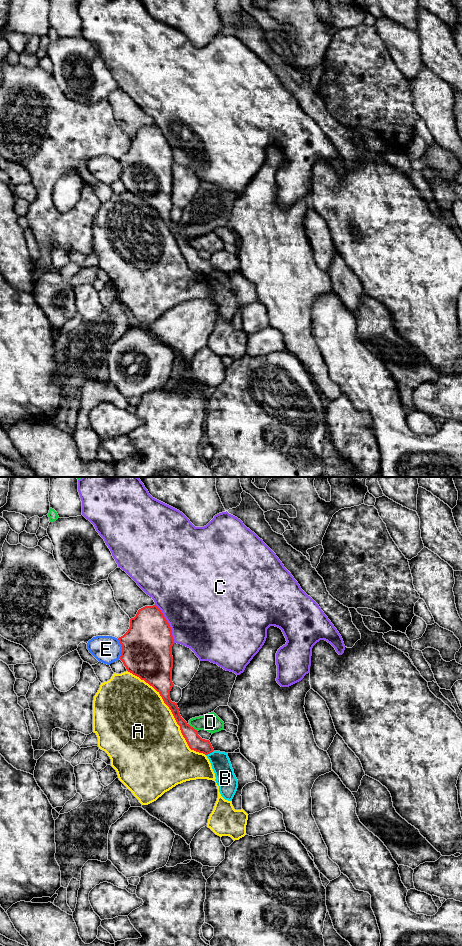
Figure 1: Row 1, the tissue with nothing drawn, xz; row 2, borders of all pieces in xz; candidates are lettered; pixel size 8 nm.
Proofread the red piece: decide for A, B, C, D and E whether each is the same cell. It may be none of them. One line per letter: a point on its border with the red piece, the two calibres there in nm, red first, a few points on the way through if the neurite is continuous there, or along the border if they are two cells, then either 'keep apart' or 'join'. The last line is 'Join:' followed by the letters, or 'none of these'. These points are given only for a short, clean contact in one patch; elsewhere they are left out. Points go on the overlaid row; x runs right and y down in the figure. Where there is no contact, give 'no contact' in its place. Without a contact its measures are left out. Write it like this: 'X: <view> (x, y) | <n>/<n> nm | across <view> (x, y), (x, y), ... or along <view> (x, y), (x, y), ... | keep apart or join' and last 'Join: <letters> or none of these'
A: xz (172, 713) | 150/500 nm | keep apart
B: xz (209, 753) | 120/160 nm | along xz (213, 750), (206, 755) | keep apart
C: xz (168, 623) | 400/500 nm | keep apart
D: xz (192, 727) | 120/150 nm | keep apart
E: xz (122, 649) | 400/220 nm | keep apart
Join: none of these

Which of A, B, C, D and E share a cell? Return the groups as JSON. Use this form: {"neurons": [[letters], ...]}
{"neurons": [["A"], ["B"], ["C"], ["D"], ["E"]]}

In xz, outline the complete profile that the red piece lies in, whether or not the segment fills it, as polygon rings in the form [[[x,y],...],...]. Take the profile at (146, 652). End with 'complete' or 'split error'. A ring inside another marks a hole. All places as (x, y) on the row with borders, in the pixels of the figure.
[[[145,606],[130,619],[128,631],[118,638],[122,645],[120,660],[127,671],[144,680],[162,697],[171,710],[189,748],[208,755],[214,751],[209,740],[202,739],[180,715],[177,703],[170,699],[174,639],[172,629],[161,610]]]; complete

